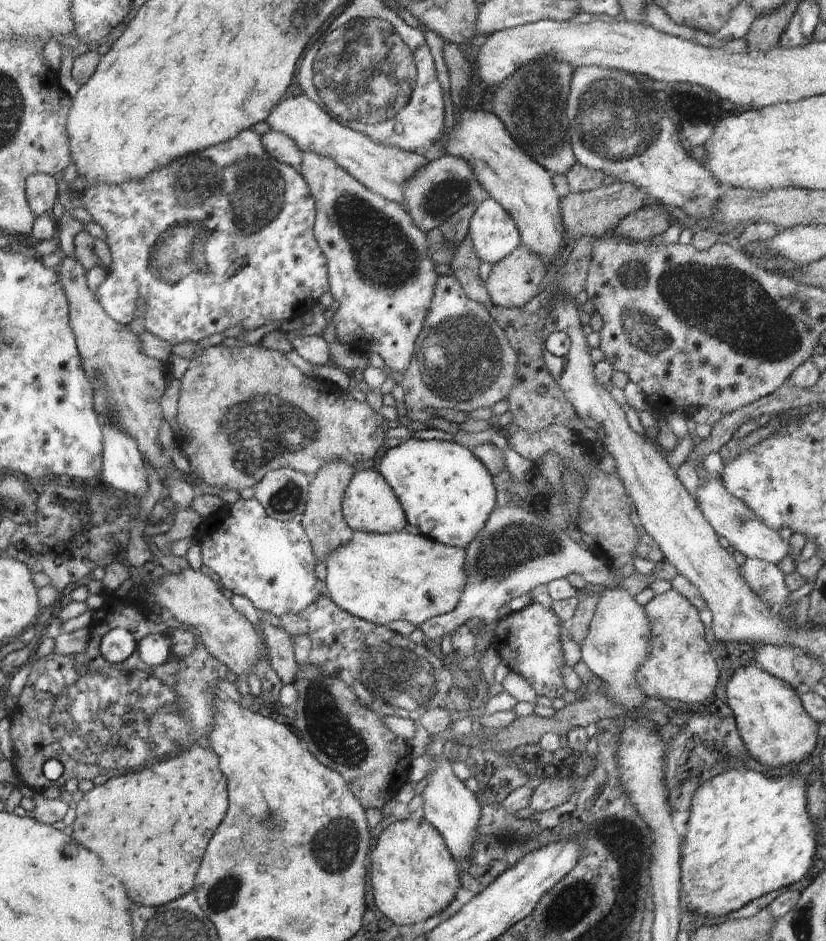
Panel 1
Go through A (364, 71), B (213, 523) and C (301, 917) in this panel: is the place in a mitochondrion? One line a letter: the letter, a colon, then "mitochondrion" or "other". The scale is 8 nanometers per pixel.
A: mitochondrion
B: other
C: other

